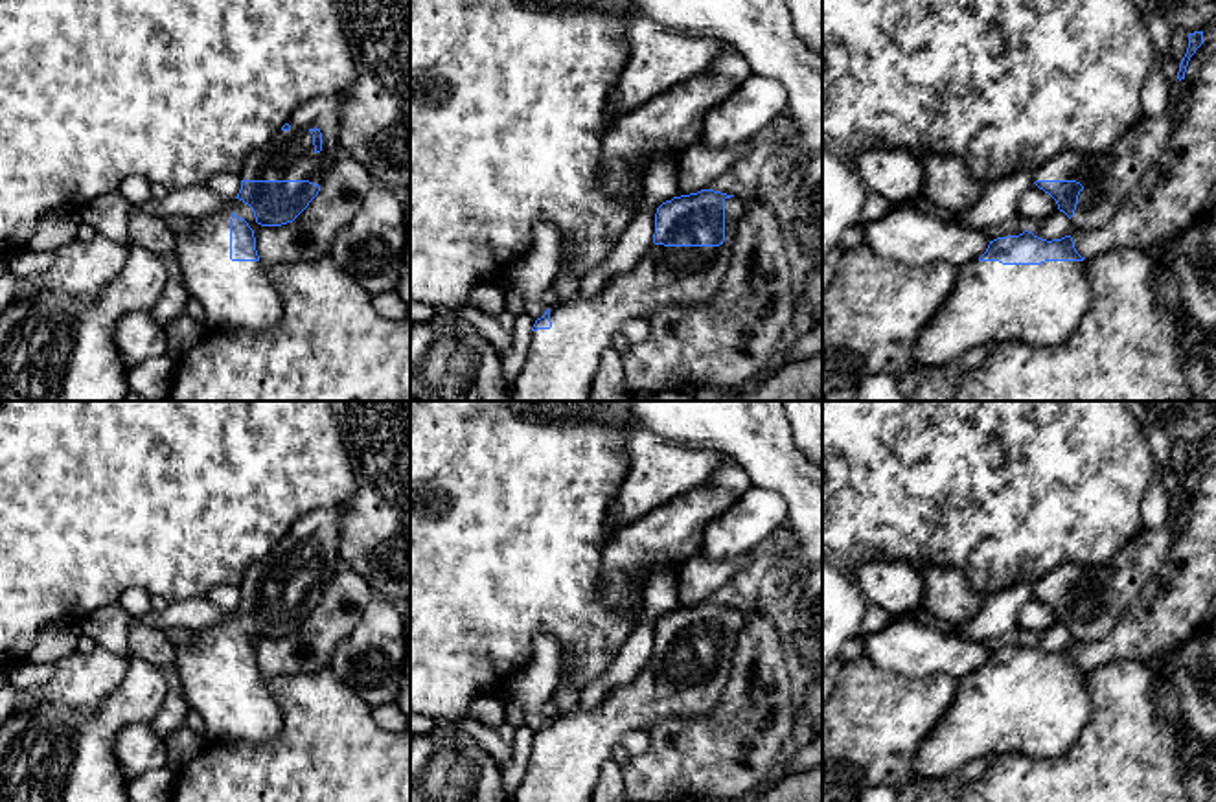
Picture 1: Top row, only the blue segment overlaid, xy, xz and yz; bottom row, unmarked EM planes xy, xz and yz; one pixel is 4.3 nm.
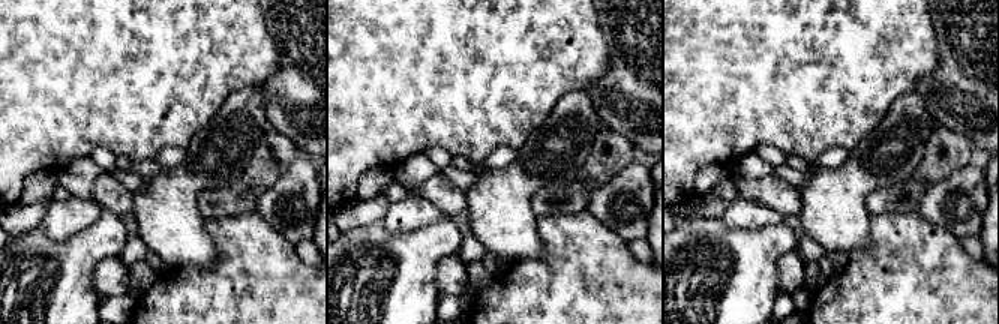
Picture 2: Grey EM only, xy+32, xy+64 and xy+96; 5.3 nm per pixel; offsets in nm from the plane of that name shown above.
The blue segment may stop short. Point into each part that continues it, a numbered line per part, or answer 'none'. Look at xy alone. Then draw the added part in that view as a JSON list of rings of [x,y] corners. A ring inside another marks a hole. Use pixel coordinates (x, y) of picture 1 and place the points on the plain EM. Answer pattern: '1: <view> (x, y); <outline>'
1: xy (236, 707); [[[234,611],[228,620],[195,631],[191,644],[177,646],[180,693],[202,716],[206,743],[272,743],[285,725],[285,712],[269,690],[267,677],[230,671],[234,625],[250,640],[256,638],[252,620]]]

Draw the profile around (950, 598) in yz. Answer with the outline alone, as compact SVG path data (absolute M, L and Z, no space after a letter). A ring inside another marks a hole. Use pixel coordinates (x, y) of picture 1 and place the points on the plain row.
M927 567L920 574L925 583L922 607L942 624L957 627L981 613L986 598L960 572L949 567Z

